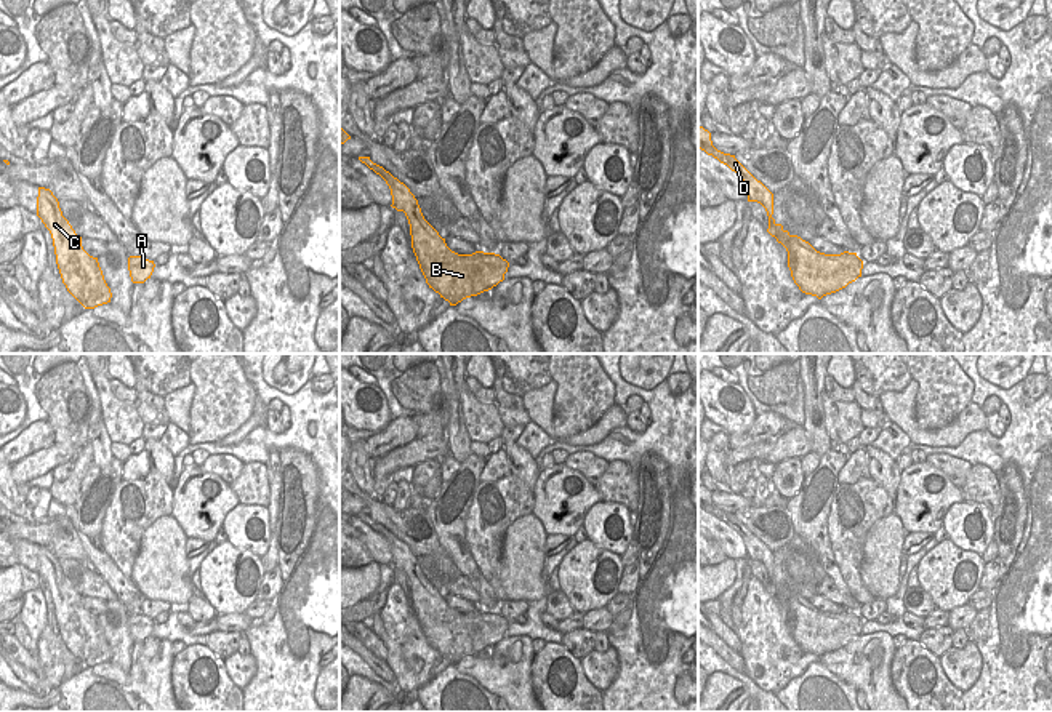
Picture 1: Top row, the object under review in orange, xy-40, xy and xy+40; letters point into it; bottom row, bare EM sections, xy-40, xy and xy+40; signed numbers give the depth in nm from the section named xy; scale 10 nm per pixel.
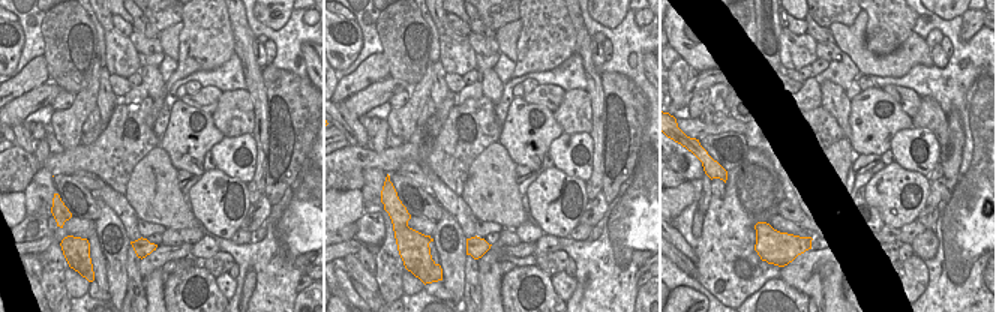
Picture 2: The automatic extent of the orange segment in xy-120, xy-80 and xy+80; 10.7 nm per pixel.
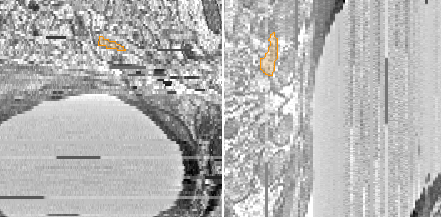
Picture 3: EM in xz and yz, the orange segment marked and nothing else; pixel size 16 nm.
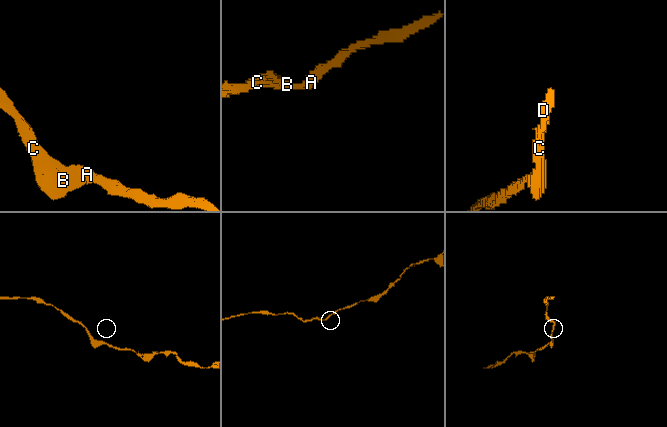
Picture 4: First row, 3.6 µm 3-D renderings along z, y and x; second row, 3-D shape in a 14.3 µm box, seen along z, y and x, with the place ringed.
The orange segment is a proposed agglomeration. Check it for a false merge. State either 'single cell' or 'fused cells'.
single cell

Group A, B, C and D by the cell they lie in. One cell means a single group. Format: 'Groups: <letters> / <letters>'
Groups: A B C D.

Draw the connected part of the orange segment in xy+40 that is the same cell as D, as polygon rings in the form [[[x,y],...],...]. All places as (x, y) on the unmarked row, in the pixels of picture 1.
[[[698,483],[698,506],[713,514],[721,522],[735,530],[745,542],[748,560],[761,562],[769,574],[767,590],[777,597],[788,610],[788,626],[799,648],[821,658],[826,653],[845,646],[861,635],[863,619],[857,611],[825,613],[817,610],[809,600],[791,594],[777,582],[773,573],[773,552],[757,539],[735,514],[724,512],[713,504],[711,491]]]

